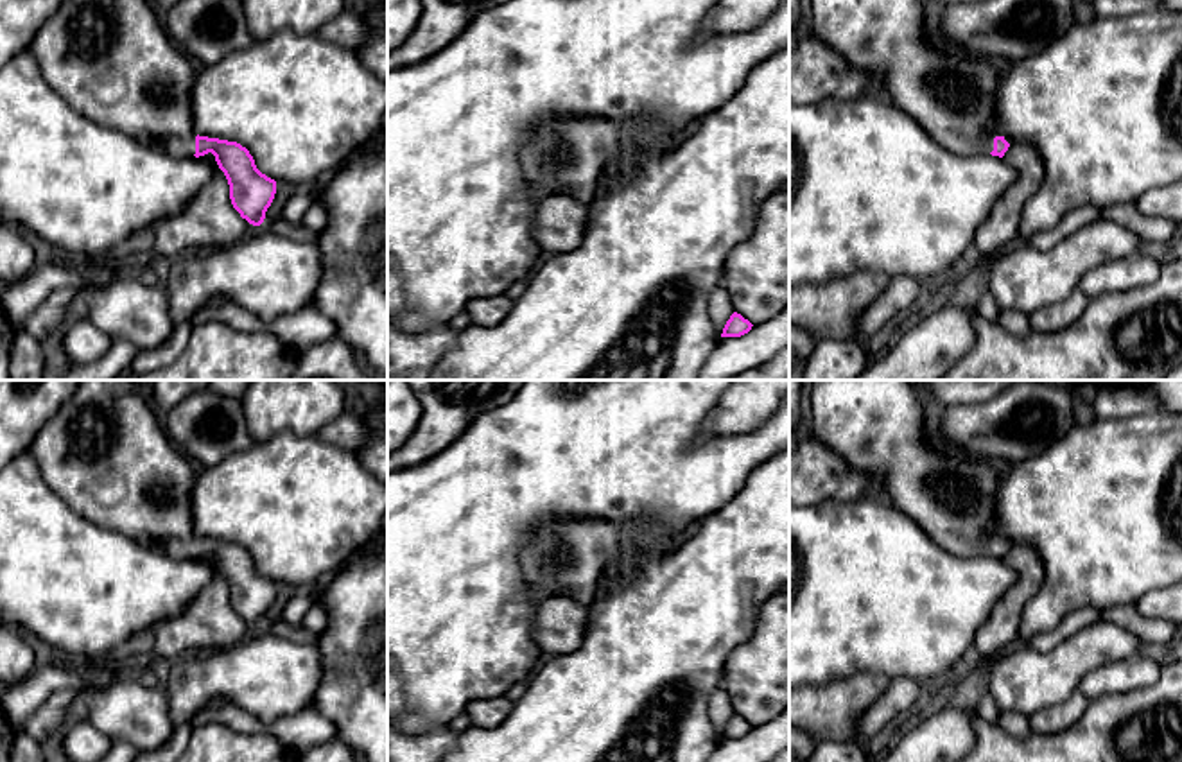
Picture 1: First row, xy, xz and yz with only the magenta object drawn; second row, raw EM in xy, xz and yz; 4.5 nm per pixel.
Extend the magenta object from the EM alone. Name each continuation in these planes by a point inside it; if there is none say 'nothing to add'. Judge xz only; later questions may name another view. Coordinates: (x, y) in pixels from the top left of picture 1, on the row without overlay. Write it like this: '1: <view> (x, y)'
nothing to add

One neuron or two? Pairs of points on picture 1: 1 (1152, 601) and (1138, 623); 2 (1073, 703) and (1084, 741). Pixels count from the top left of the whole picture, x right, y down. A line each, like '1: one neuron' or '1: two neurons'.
1: two neurons
2: two neurons

